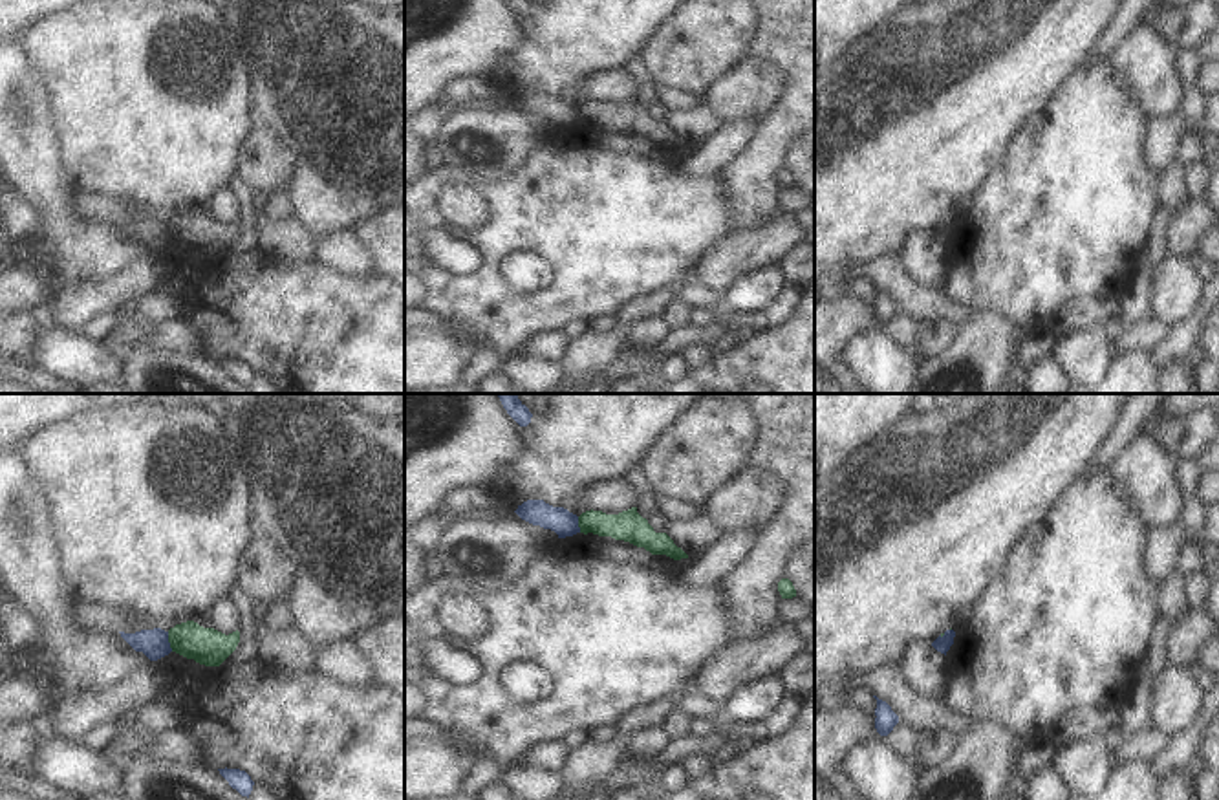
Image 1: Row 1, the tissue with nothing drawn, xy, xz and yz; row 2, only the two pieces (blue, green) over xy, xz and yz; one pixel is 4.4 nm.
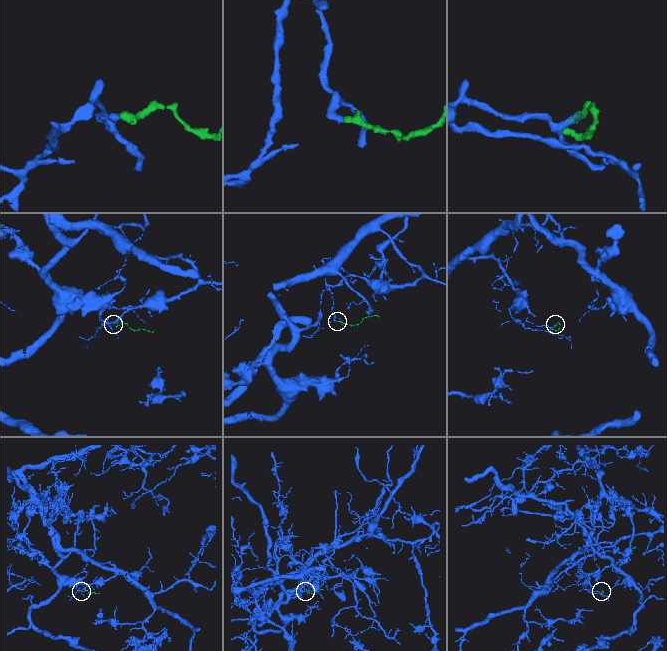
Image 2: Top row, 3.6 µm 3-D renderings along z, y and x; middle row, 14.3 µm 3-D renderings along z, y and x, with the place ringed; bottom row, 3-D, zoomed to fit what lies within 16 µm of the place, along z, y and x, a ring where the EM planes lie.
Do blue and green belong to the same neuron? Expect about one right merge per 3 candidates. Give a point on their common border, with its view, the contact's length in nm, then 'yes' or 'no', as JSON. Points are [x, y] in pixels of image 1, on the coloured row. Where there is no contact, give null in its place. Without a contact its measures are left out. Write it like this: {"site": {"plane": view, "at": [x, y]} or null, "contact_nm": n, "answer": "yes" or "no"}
{"site": {"plane": "xy", "at": [167, 641]}, "contact_nm": 90, "answer": "no"}

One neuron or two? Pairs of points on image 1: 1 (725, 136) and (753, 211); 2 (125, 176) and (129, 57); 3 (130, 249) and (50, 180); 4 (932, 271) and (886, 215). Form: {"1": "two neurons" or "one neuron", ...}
{"1": "two neurons", "2": "one neuron", "3": "one neuron", "4": "two neurons"}

